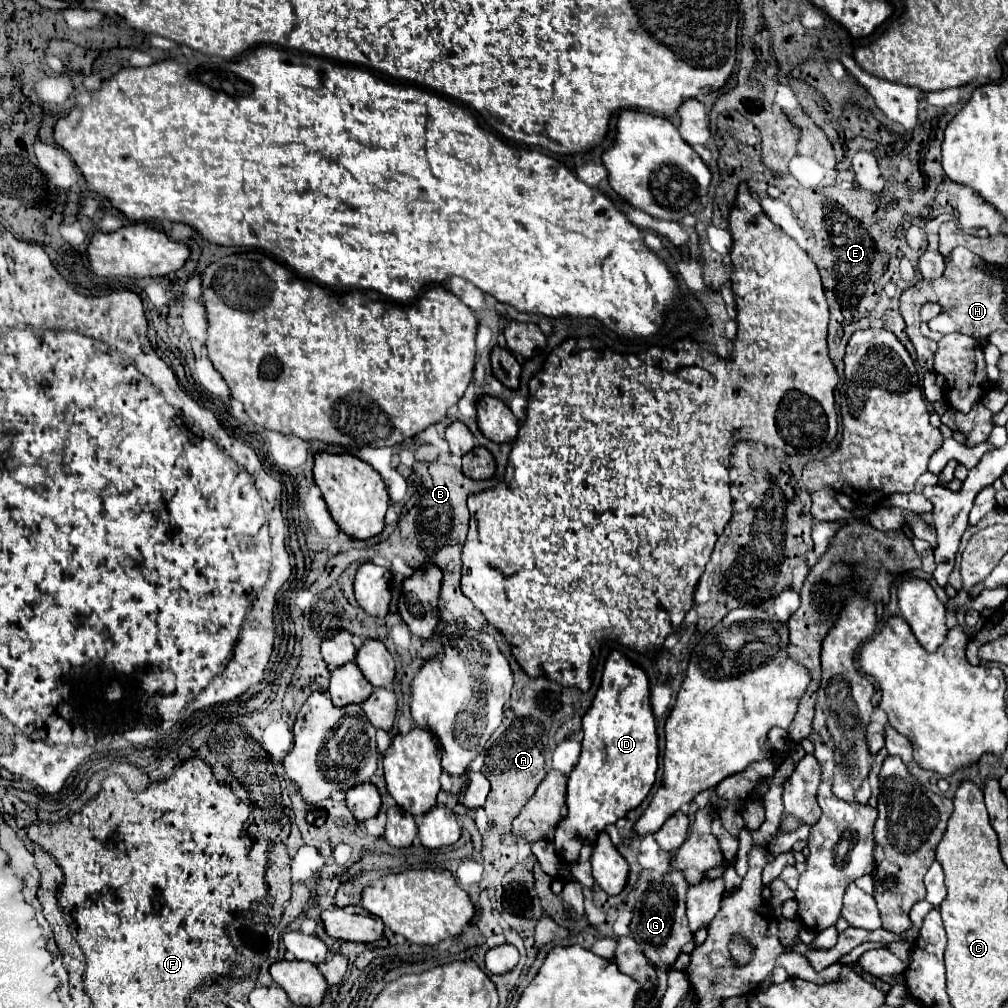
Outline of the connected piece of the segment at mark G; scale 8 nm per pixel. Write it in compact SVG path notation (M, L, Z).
M668 870L658 882L650 882L646 890L642 892L642 896L636 900L630 930L632 930L632 938L646 952L652 964L666 962L670 966L678 958L680 948L694 938L688 928L688 918L686 918L688 888L690 884L686 882L680 870Z

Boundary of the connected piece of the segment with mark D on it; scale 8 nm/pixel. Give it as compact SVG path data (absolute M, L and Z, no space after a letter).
M612 652L604 666L600 690L584 716L584 740L580 762L568 776L568 818L566 830L556 830L554 846L562 852L562 862L578 860L582 840L594 844L608 824L624 818L648 796L658 770L658 736L650 706L648 678L624 654Z

